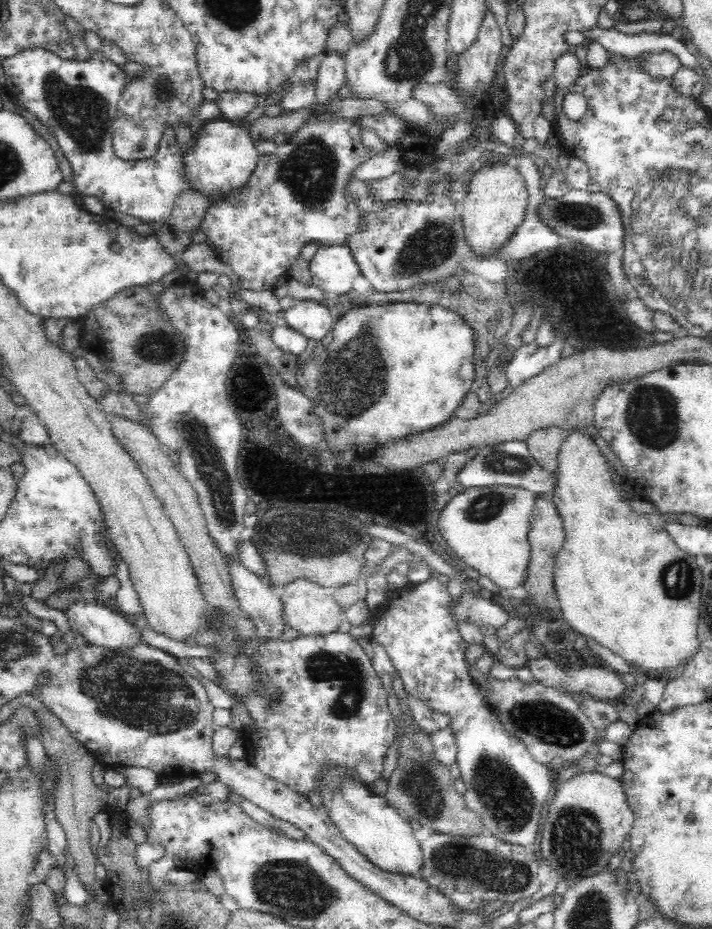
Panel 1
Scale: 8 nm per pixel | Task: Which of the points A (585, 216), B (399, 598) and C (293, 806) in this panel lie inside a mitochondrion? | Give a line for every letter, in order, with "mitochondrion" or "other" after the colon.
A: mitochondrion
B: other
C: other

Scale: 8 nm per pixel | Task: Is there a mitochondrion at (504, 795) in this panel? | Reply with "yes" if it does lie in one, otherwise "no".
yes

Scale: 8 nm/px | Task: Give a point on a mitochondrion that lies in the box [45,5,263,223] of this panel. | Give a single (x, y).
(163, 87)

